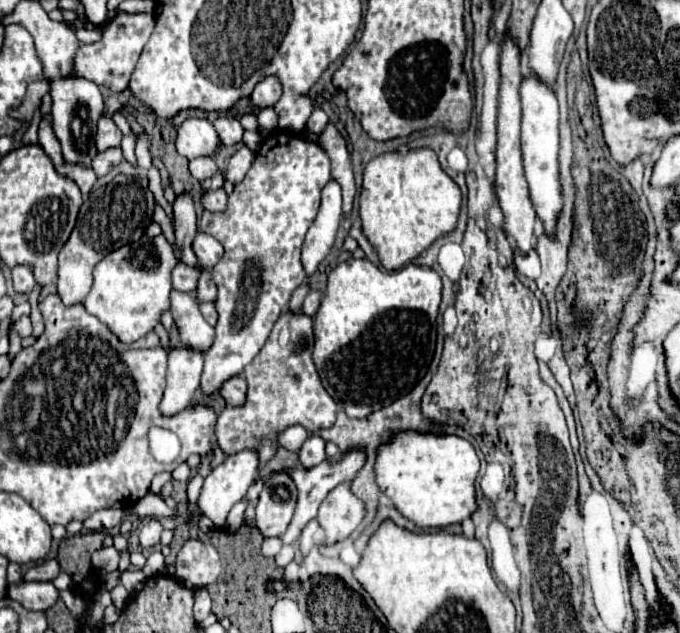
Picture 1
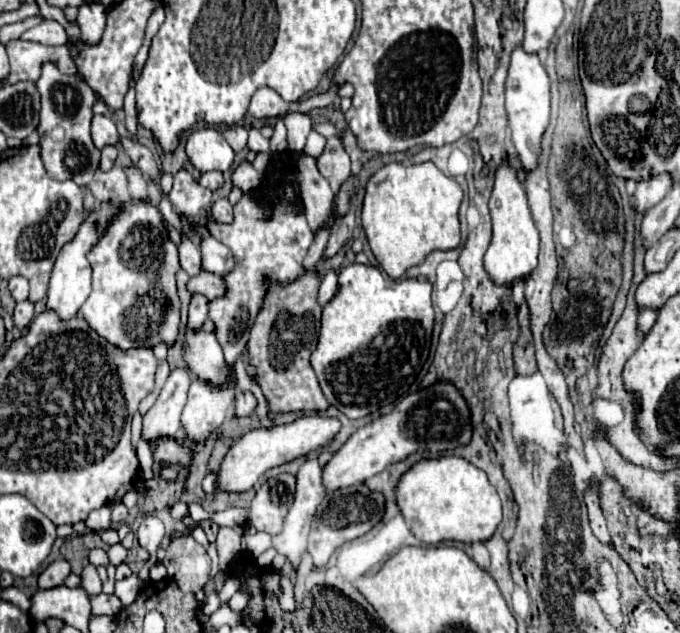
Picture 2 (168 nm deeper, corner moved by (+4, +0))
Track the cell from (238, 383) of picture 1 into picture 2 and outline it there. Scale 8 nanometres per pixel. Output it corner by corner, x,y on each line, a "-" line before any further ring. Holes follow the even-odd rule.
236,392
234,408
236,408
236,416
250,416
256,408
256,398
252,396
252,392

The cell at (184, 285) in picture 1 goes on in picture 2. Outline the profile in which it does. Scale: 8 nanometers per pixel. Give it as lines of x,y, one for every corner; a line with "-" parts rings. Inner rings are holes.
202,270
196,276
192,276
188,280
186,288
190,292
204,294
208,300
214,300
214,298
218,298
218,296
224,294
224,282
222,282
222,278
216,276
216,274
212,274
212,272
206,272
206,270

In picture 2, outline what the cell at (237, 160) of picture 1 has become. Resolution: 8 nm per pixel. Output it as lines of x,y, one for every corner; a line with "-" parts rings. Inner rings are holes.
240,162
234,170
232,170
232,184
240,190
252,190
252,188
258,188
264,180
264,174
254,170
252,164
248,162

